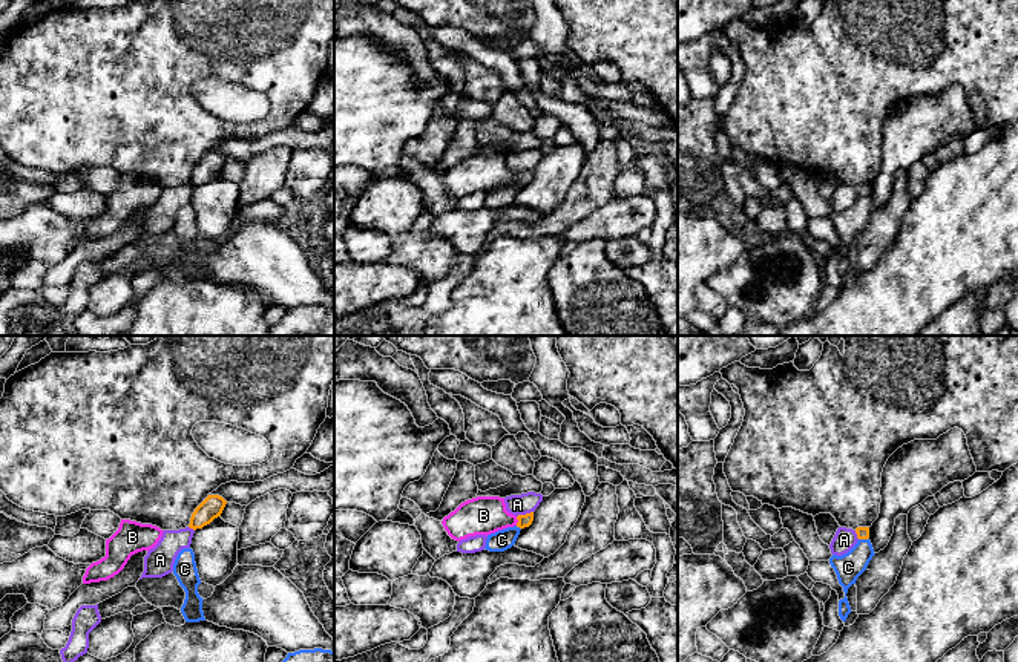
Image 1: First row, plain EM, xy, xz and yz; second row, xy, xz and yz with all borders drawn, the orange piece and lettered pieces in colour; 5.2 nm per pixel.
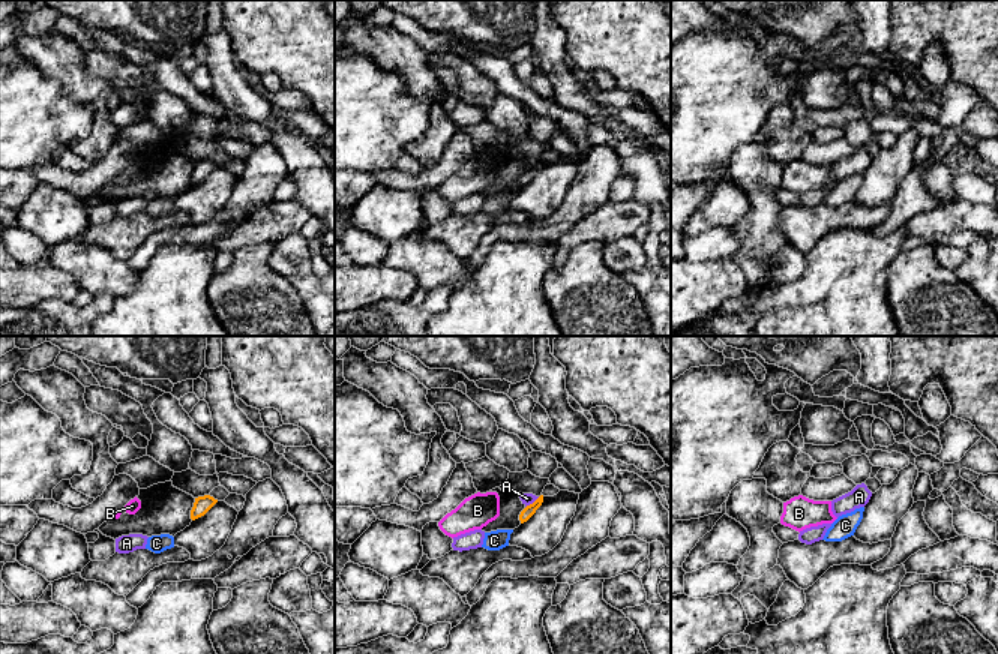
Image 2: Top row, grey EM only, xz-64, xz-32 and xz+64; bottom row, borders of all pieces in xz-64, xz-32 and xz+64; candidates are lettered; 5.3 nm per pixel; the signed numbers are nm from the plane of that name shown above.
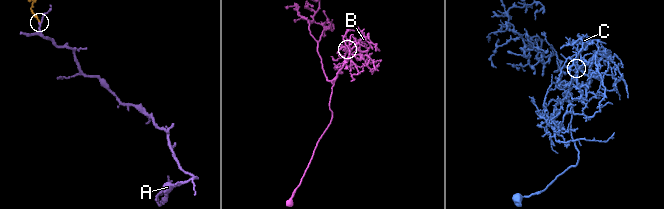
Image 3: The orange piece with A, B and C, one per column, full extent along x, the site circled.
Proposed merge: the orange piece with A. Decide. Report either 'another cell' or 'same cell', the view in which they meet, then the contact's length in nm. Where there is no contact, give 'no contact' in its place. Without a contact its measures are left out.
another cell; contact in xz; length 90 nm

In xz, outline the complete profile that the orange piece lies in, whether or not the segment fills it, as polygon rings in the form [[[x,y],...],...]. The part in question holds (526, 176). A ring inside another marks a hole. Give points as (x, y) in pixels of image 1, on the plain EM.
[[[477,153],[461,159],[454,169],[443,175],[442,181],[448,192],[461,198],[475,192],[491,192],[507,184],[529,184],[534,169],[512,172],[506,167],[504,155]]]

